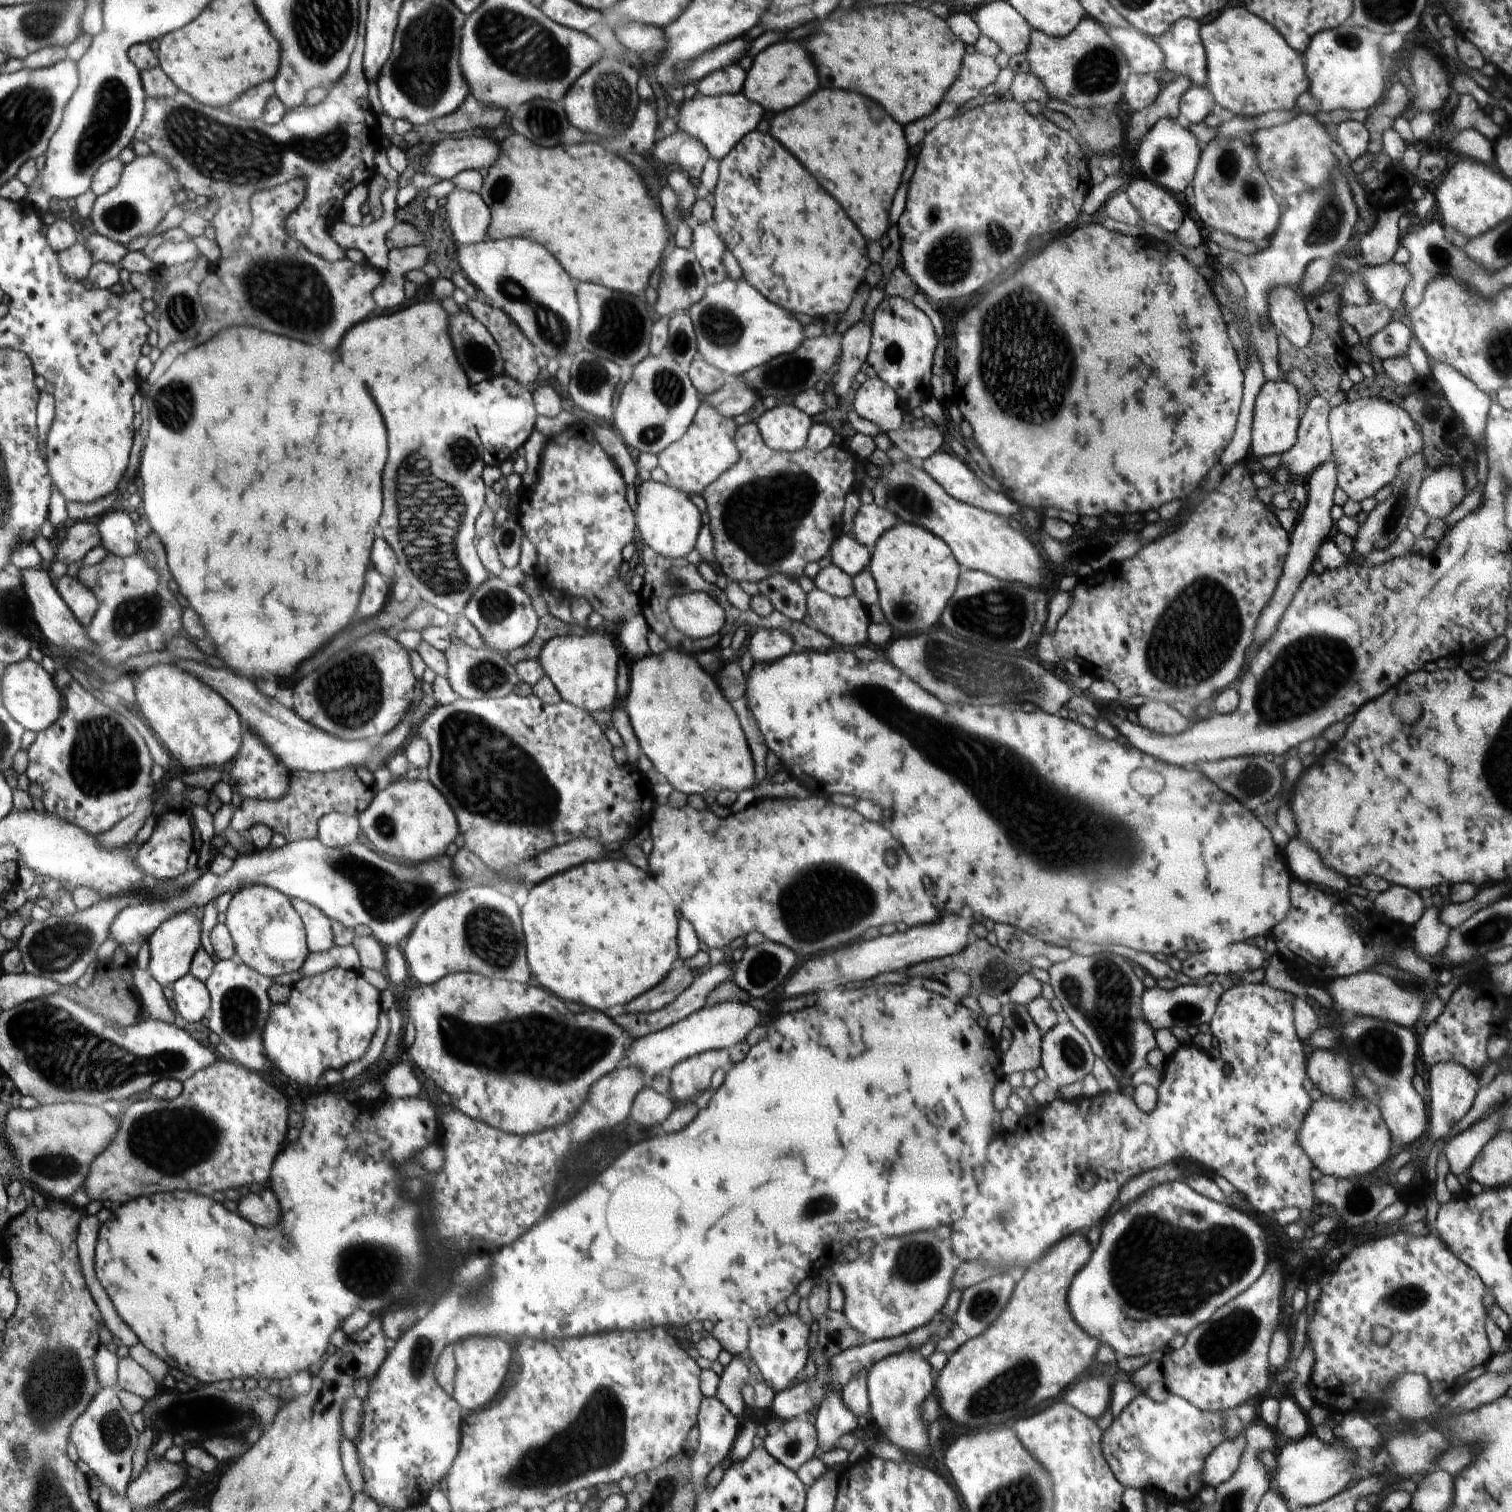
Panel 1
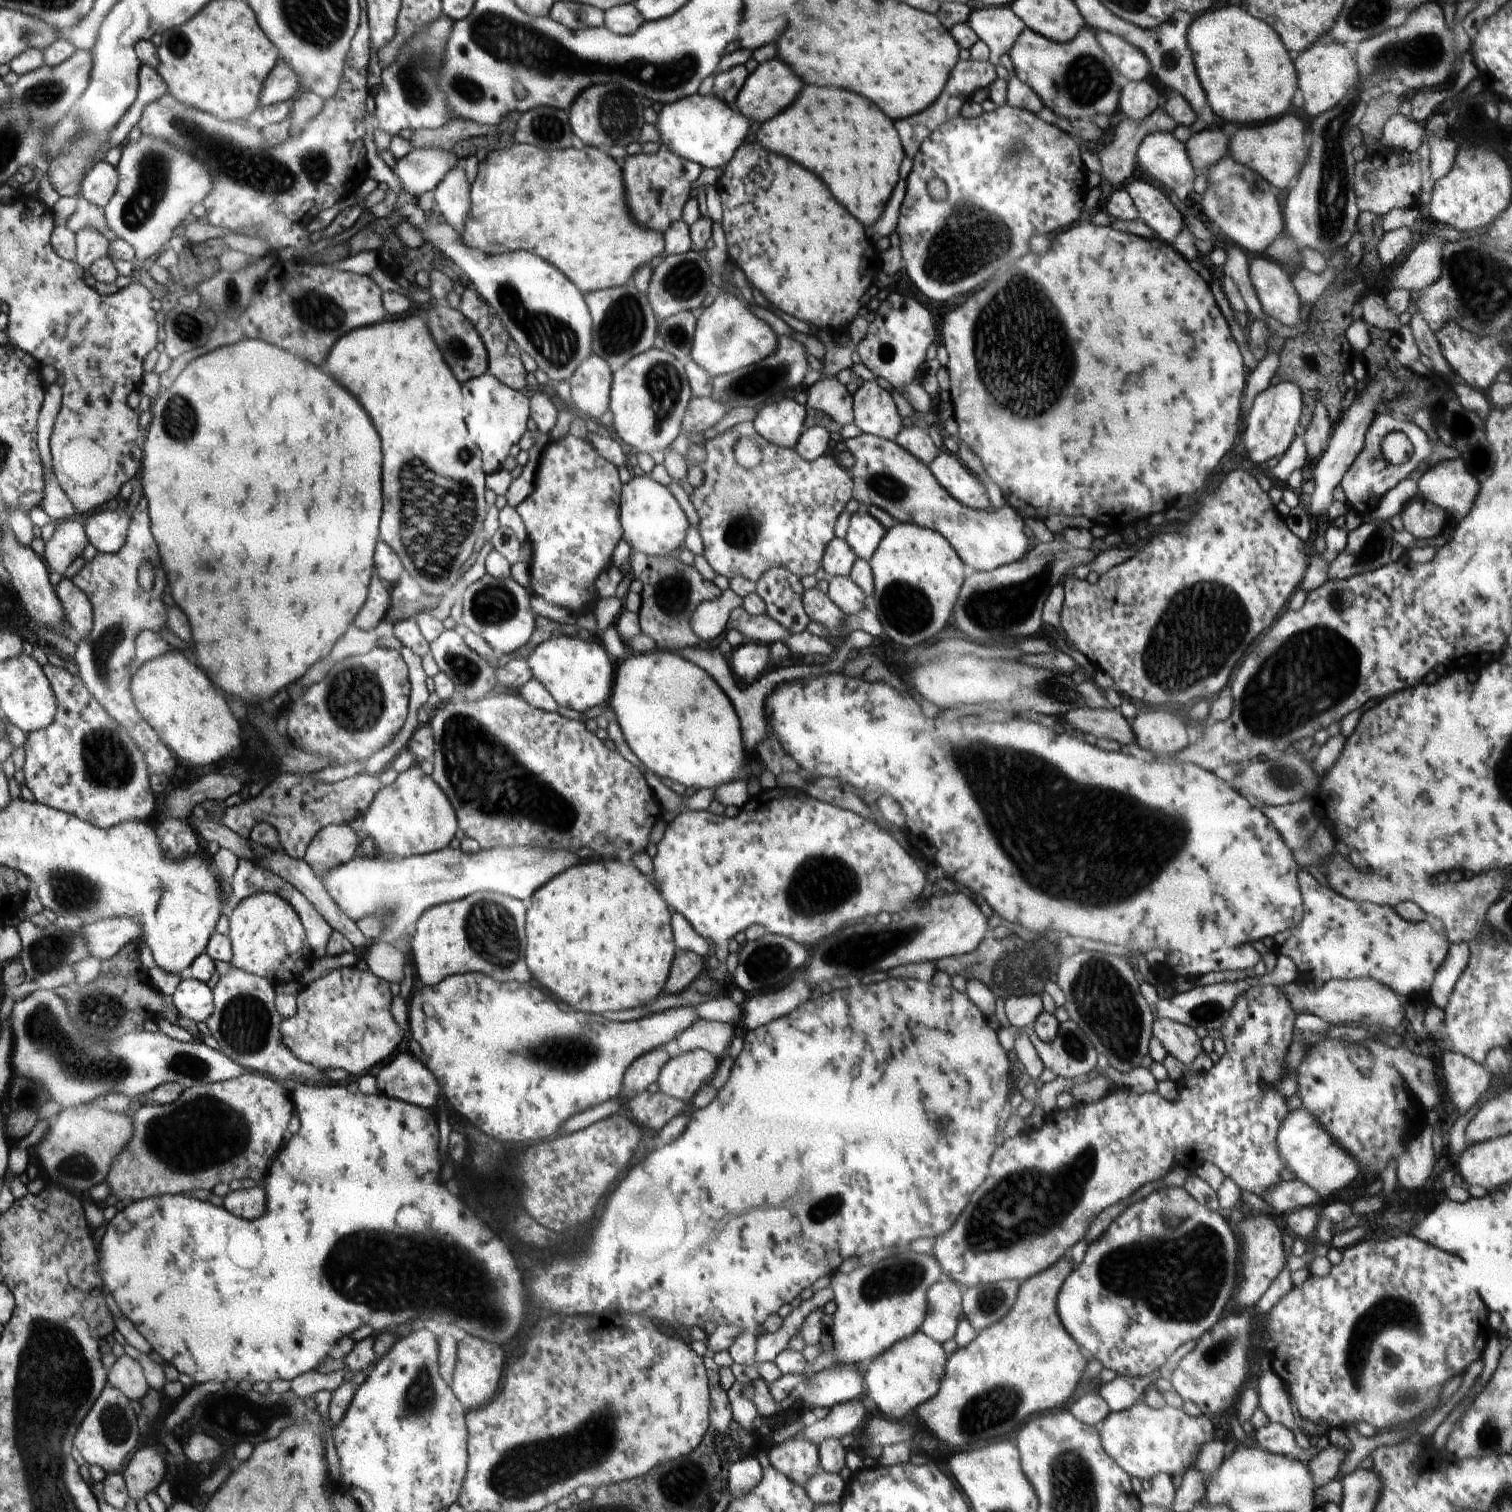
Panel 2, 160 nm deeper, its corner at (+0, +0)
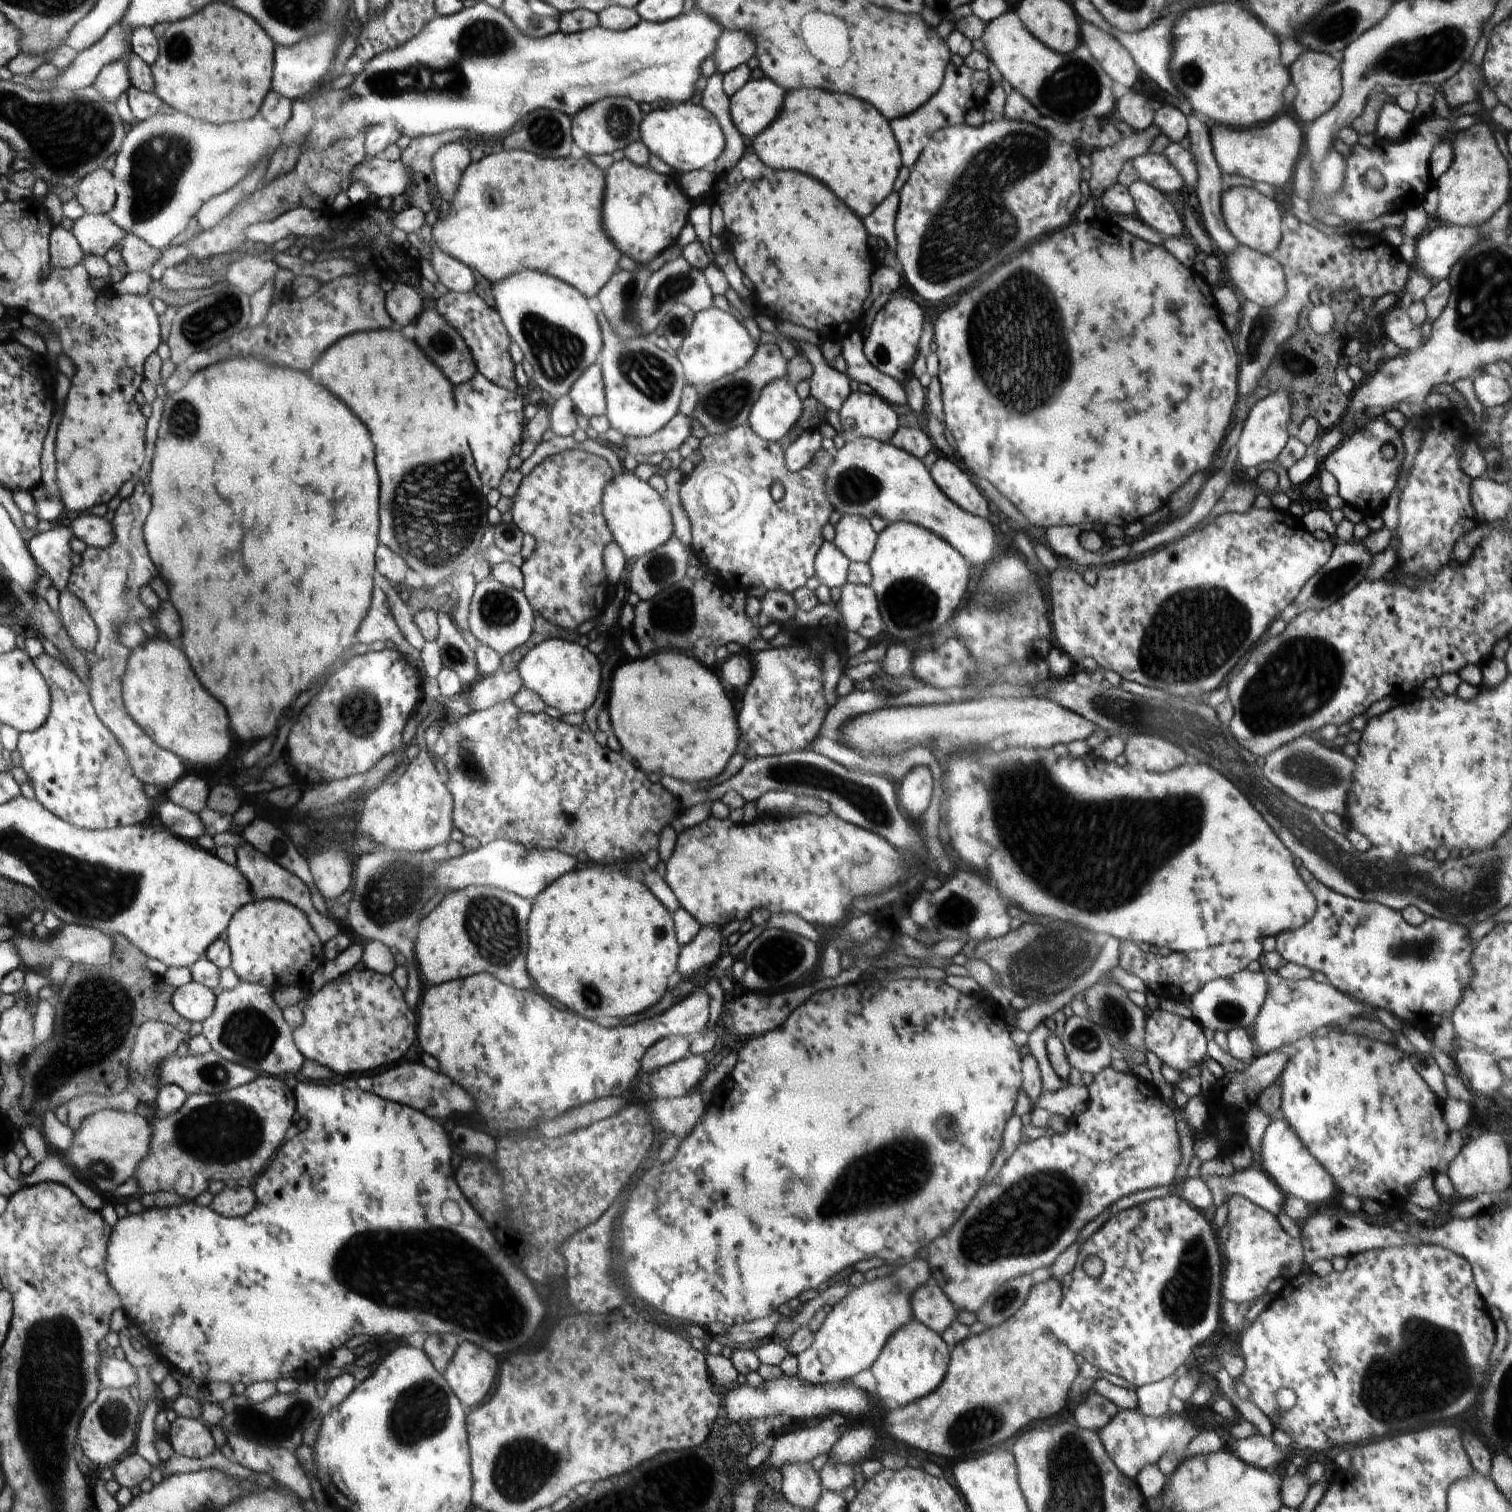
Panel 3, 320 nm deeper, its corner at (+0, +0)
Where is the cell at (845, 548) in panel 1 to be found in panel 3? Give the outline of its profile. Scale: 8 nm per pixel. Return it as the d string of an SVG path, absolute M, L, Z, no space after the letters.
M824 542L816 557L816 576L830 588L840 588L847 583L849 560L832 542Z

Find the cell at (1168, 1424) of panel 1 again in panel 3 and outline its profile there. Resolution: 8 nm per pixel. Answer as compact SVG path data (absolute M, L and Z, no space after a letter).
M1120 1409L1118 1416L1098 1431L1098 1434L1116 1467L1128 1478L1135 1480L1144 1466L1156 1464L1164 1454L1182 1454L1192 1438L1198 1436L1200 1432L1185 1414L1171 1414L1166 1418L1155 1418L1144 1416L1137 1409Z

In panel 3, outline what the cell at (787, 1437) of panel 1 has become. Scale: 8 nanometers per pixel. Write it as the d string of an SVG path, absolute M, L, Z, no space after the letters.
M786 1462L780 1472L782 1496L796 1508L815 1510L823 1492L823 1482L812 1462Z

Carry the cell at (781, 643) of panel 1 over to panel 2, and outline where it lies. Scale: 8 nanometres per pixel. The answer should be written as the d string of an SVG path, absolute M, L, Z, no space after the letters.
M745 640L733 650L730 666L738 678L752 680L764 672L769 658L770 646L766 643Z

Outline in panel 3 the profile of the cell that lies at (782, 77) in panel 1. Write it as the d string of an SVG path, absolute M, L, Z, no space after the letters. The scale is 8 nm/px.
M764 76L759 80L749 80L729 100L734 126L742 137L753 140L778 117L784 90L774 80Z

